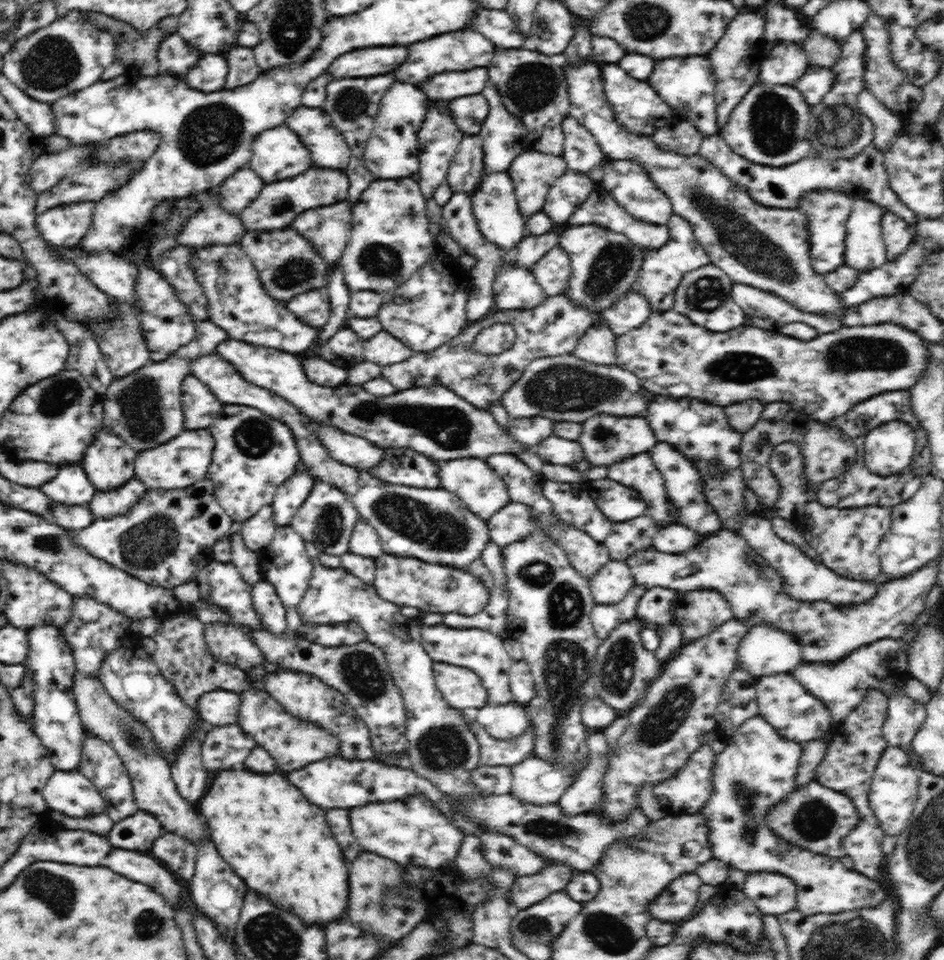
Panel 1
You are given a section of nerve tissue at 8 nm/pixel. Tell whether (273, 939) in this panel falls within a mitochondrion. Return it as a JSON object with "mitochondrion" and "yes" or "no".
{"mitochondrion":"yes"}

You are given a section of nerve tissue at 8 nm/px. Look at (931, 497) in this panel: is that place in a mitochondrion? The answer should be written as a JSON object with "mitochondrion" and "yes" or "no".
{"mitochondrion":"no"}

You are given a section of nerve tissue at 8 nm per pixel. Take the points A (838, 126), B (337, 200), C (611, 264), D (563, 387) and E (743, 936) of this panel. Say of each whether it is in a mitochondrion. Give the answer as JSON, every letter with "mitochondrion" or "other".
{"A":"mitochondrion","B":"other","C":"mitochondrion","D":"mitochondrion","E":"other"}

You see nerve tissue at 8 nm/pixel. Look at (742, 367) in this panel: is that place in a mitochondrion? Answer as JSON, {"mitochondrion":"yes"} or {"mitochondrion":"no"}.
{"mitochondrion":"yes"}

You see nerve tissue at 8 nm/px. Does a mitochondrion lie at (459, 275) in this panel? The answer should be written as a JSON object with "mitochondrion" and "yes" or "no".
{"mitochondrion":"no"}

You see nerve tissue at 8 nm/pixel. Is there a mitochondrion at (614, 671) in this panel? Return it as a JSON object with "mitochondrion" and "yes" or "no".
{"mitochondrion":"yes"}

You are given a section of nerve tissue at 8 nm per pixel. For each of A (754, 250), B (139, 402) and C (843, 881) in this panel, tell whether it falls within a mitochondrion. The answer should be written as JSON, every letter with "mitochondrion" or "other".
{"A":"mitochondrion","B":"mitochondrion","C":"other"}

